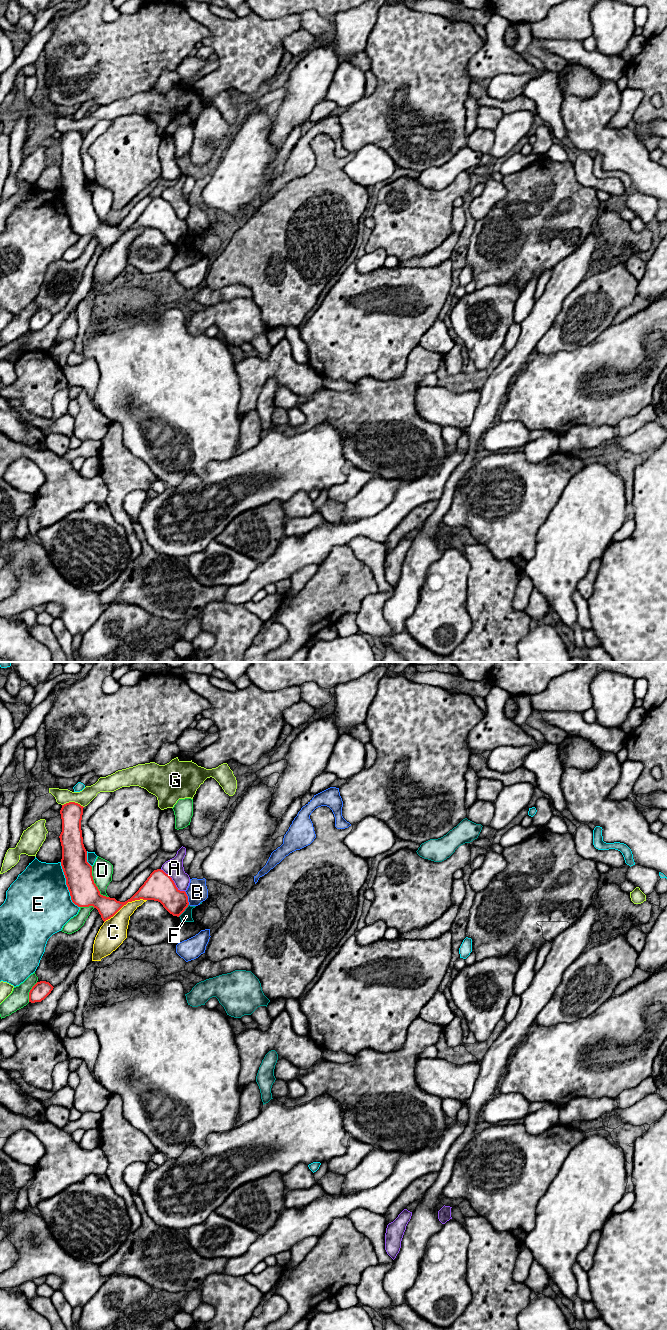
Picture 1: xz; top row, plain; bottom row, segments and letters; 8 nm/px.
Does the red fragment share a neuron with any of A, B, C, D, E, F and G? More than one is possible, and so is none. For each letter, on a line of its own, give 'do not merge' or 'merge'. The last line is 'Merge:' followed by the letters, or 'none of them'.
A: do not merge
B: do not merge
C: do not merge
D: do not merge
E: do not merge
F: do not merge
G: do not merge
Merge: none of them

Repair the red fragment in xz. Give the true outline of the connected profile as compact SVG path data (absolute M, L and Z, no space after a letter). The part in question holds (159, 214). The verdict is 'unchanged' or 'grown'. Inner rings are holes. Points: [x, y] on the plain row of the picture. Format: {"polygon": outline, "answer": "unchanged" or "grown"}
{"polygon": "M69 130L62 133L60 138L61 194L72 230L78 235L93 234L104 250L128 230L140 227L158 229L170 242L179 245L189 233L188 224L185 219L180 219L172 206L161 197L154 198L139 218L125 230L100 222L94 211L92 194L87 190L87 179L83 172L83 136L78 131Z", "answer": "unchanged"}

